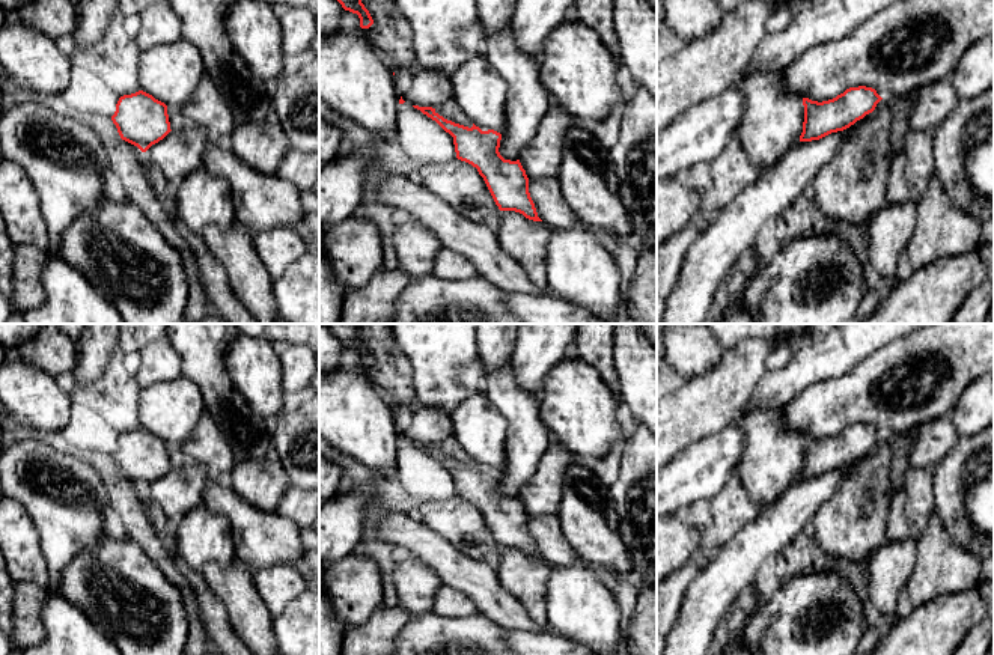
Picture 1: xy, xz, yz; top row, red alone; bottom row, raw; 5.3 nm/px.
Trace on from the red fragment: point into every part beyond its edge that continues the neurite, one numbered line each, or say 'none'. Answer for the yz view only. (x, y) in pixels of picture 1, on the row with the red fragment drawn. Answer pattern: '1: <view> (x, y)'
none

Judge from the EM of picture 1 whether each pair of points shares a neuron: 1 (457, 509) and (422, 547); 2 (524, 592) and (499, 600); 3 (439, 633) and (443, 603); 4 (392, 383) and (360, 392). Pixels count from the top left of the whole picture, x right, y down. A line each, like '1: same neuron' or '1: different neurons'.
1: different neurons
2: different neurons
3: different neurons
4: different neurons

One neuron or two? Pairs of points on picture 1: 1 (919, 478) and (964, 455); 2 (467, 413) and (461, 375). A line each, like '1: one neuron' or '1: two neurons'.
1: two neurons
2: two neurons

